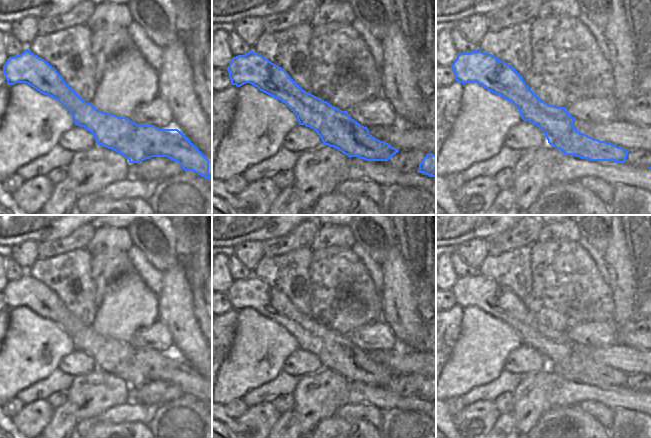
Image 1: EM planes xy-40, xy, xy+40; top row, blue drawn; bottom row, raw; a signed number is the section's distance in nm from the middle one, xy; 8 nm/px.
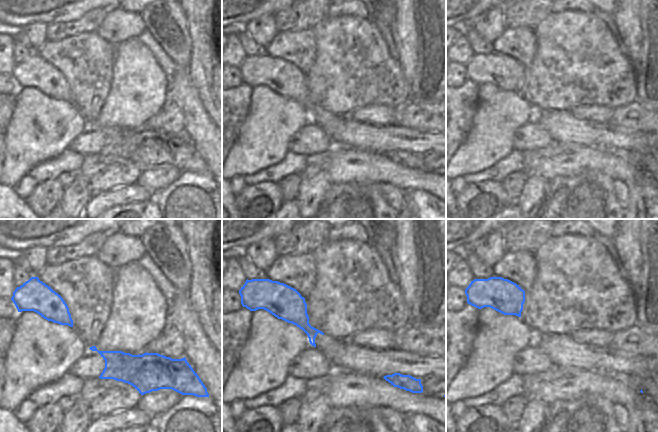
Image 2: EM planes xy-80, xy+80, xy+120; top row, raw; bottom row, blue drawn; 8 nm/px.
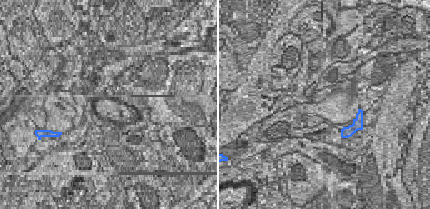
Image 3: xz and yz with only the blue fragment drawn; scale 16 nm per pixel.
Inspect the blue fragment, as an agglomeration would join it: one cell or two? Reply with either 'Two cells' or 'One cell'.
Two cells.

